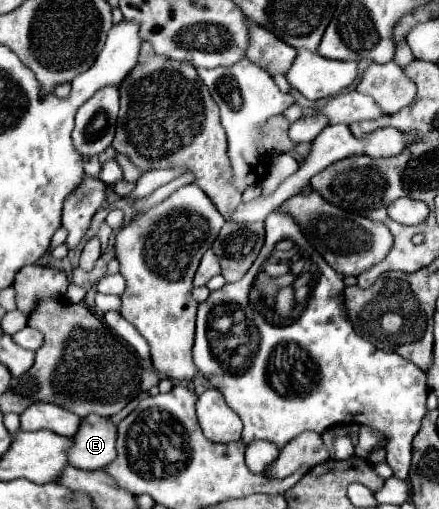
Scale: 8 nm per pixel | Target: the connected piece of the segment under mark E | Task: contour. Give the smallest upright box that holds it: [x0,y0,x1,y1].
[68,415,118,471]

